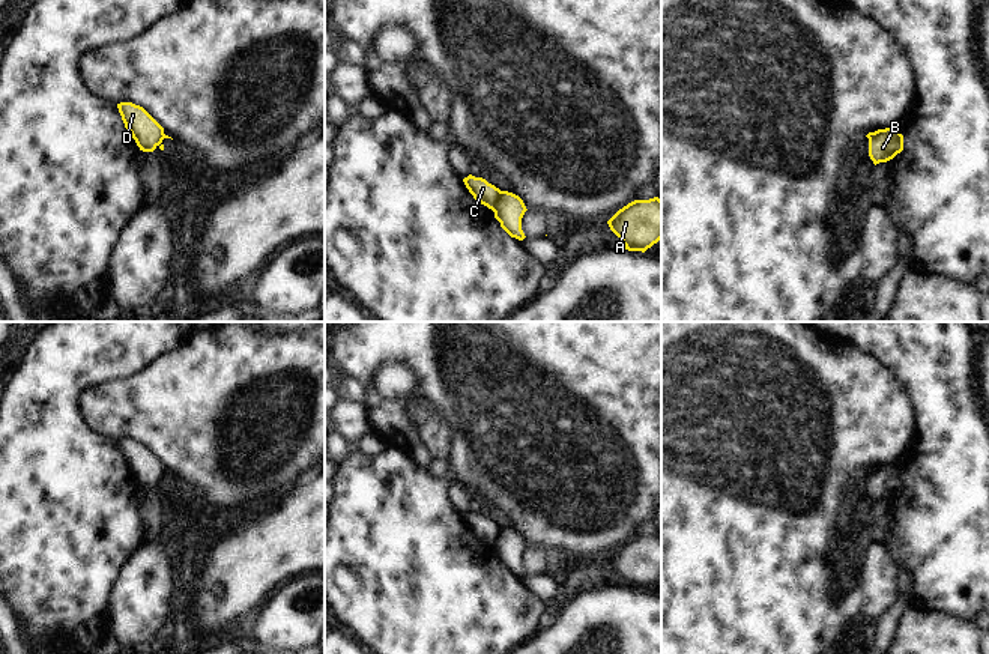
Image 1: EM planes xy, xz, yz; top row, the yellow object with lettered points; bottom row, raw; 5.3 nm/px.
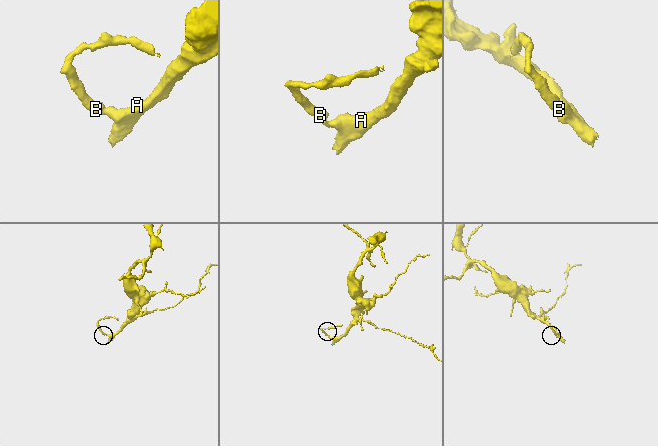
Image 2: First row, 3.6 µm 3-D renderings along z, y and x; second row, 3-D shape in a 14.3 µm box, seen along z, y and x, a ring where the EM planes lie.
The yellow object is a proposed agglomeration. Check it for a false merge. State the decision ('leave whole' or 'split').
split

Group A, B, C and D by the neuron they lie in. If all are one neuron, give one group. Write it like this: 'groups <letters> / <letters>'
groups A B / C D

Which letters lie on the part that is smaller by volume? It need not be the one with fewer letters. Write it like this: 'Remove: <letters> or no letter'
Remove: C, D

